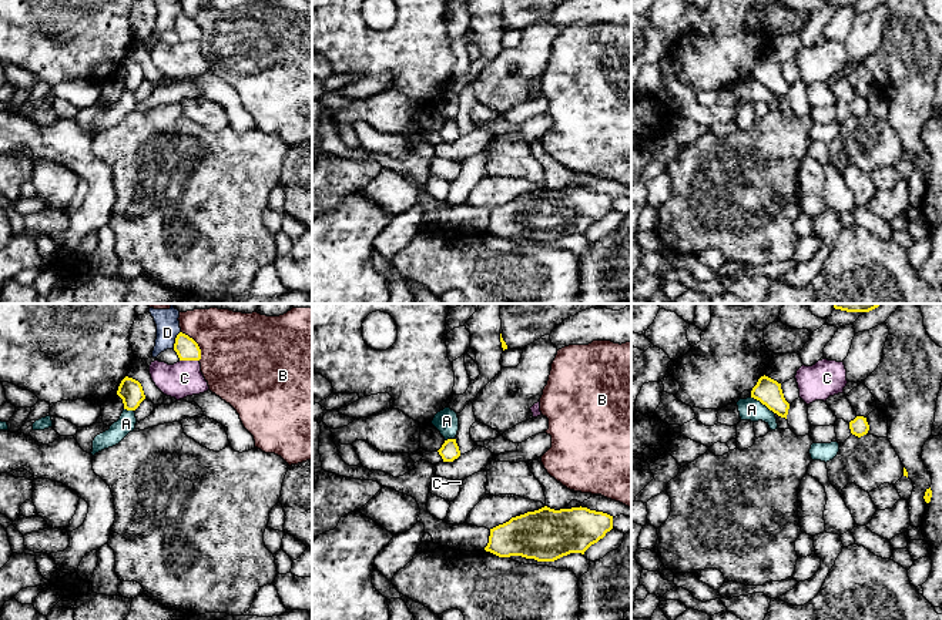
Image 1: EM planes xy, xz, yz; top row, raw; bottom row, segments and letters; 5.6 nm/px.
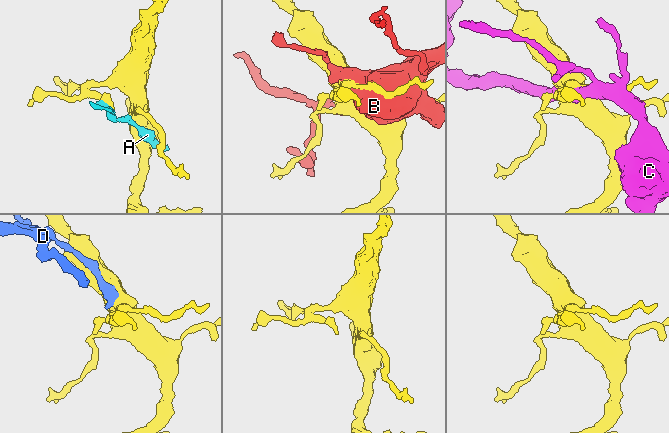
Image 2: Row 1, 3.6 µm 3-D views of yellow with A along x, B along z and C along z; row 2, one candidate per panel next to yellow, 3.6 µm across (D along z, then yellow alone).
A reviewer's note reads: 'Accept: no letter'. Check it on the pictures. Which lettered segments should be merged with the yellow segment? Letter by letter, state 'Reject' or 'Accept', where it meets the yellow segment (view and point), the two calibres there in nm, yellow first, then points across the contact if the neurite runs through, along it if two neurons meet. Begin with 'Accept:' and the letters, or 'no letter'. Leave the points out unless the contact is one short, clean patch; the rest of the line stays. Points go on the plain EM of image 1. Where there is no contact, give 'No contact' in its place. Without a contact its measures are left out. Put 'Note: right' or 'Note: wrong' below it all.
Accept: no letter
A: Reject. Touches yellow at yz (763, 84). Thickness 150 nm (yellow) against 130 nm. Boundary: yz (751, 77), (774, 94)
B: Reject. Touches yellow at xy (197, 24). Thickness 130 nm (yellow) against 440 nm
C: Reject. Touches yellow at xy (190, 40). Thickness 130 nm (yellow) against 200 nm
D: Reject. Touches yellow at xy (176, 20). Thickness 130 nm (yellow) against 130 nm
Note: right

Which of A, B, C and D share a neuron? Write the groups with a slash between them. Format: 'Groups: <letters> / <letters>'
Groups: A / B / C / D

